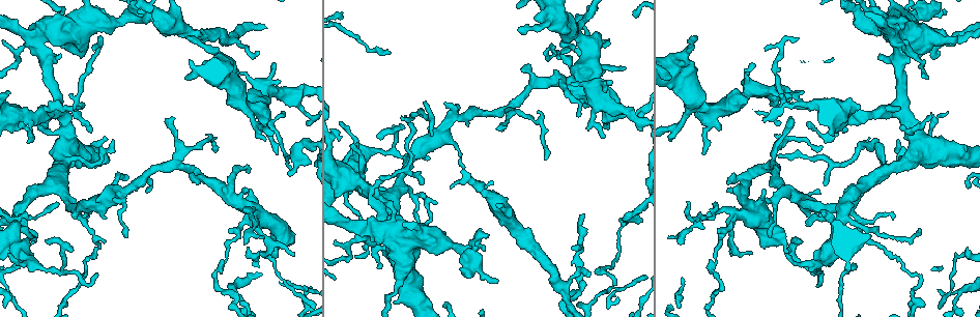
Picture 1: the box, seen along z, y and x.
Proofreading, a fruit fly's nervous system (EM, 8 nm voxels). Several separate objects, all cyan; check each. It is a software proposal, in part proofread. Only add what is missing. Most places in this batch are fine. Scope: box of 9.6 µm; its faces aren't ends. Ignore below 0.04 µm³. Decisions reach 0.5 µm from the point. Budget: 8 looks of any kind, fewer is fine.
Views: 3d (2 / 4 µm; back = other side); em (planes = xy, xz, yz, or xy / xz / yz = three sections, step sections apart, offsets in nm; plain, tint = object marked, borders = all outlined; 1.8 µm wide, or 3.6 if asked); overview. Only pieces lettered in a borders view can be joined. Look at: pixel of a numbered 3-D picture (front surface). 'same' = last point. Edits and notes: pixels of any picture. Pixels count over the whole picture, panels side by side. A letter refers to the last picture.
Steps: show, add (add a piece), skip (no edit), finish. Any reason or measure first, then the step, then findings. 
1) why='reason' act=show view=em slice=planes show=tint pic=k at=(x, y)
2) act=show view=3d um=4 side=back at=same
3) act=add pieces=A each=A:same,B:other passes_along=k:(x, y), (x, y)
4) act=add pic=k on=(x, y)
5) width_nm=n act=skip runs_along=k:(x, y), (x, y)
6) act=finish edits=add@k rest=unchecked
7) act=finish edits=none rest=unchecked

act=show view=em slice=xy step=8 show=tint pic=1 at=(254, 213)

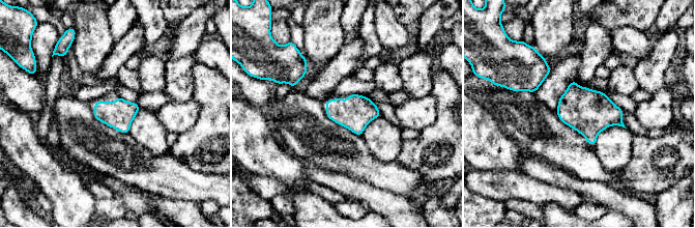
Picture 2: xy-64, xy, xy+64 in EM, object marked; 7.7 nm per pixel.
act=show view=em slice=xy step=8 show=borders at=same

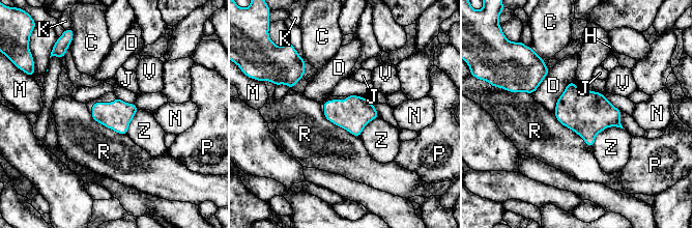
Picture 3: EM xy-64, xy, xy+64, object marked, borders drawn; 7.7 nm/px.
width_nm=220 act=skip each=C:other,D:other,H:other,J:other,K:other,M:other,N:other,P:other,R:other,V:other,Z:other border=3:(554, 114), (592, 147) found='none of them fits'

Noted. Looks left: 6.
why='stops while still wide' act=show view=3d um=4 pic=1 at=(277, 254)

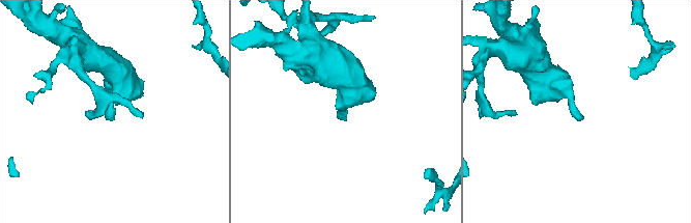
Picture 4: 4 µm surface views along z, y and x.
why='now the EM' act=show view=em slice=planes show=tint pic=4 at=(113, 115)

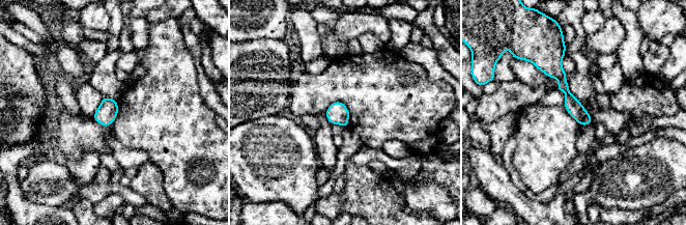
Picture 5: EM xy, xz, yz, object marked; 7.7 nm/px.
why='see the neighbours' act=show view=em slice=planes show=borders at=same

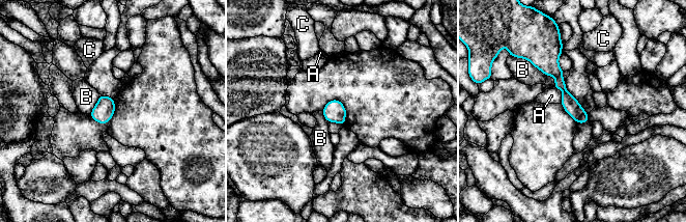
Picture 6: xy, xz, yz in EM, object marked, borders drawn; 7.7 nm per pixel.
act=skip each=A:other,B:other,C:other runs_along=6:(552, 54), (552, 68), (581, 120) found='none of them fits'

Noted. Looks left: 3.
why='branch stops here' act=show view=em slice=planes show=borders pic=1 at=(604, 137)

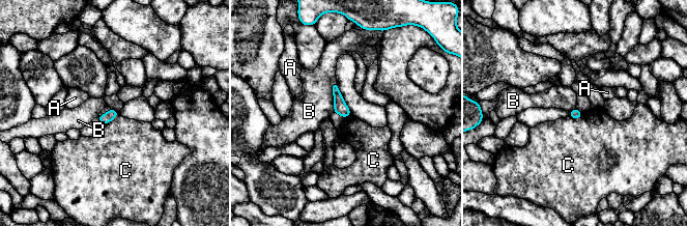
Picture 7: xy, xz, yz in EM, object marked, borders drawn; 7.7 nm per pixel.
act=skip each=A:other,B:other,C:other border=7:(118, 114), (103, 125) found='no lettered piece goes on from it'

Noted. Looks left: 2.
why='free end' act=show view=3d um=4 pic=1 at=(615, 285)

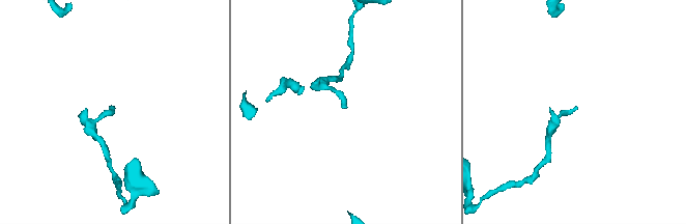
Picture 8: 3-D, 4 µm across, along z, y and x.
act=show view=em slice=xz step=8 show=borders pic=8 at=(577, 108)

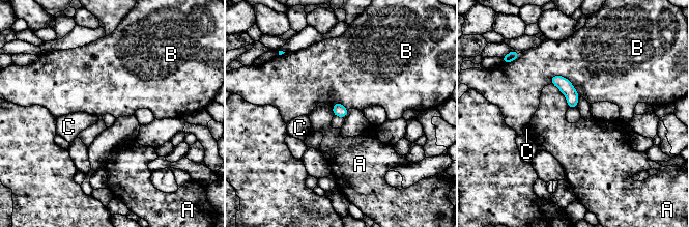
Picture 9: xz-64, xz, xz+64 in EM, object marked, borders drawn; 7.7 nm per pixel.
longest_contact=B:280nm act=skip each=A:other,B:other,C:other found='none of them fits'

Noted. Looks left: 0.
act=finish edits=none rest=unchecked

